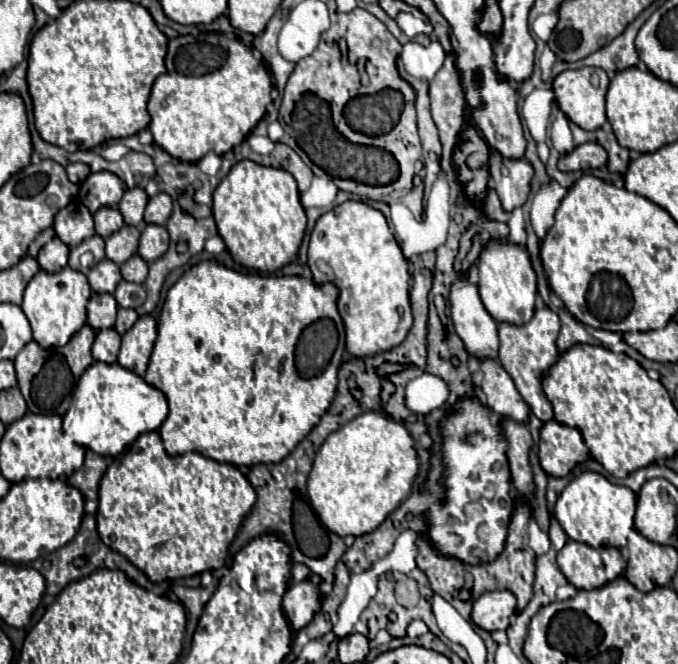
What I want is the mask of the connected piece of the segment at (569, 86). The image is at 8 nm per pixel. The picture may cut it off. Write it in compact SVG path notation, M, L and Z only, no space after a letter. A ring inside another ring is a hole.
M583 67L583 69L569 69L563 71L561 75L555 77L553 81L553 91L555 91L555 99L559 109L569 117L569 121L573 121L575 125L579 125L585 131L593 131L599 129L605 121L605 93L609 87L609 77L603 69L597 67ZM593 75L599 75L599 85L593 85Z

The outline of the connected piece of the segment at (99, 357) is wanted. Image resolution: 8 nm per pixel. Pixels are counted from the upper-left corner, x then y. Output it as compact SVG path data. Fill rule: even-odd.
M101 329L93 343L93 359L109 365L117 363L119 345L121 345L121 337L115 329Z

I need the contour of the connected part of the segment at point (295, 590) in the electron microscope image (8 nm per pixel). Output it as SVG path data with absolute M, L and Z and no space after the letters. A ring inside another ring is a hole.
M311 581L289 585L281 603L281 609L285 609L285 617L289 617L289 627L293 631L303 629L319 611L319 607L319 591L317 585Z

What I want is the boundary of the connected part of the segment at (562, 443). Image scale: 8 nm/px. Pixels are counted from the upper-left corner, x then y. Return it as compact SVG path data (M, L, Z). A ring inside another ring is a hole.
M547 421L541 429L539 461L547 475L565 477L569 471L589 457L589 449L577 429Z

